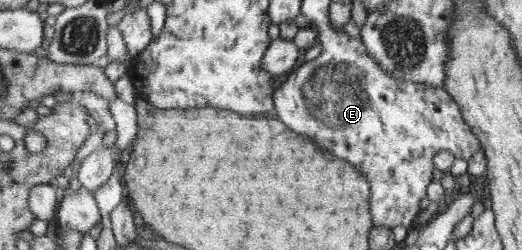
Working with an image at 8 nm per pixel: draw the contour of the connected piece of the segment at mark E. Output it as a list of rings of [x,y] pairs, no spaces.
[[[332,25],[319,31],[318,40],[323,52],[319,55],[319,58],[303,63],[288,74],[286,81],[274,92],[275,110],[279,112],[279,118],[285,120],[285,124],[289,124],[289,128],[293,128],[295,132],[301,132],[301,134],[307,134],[307,136],[315,138],[323,148],[333,150],[333,154],[337,154],[339,158],[345,158],[345,160],[353,162],[357,168],[361,168],[361,172],[368,177],[369,182],[372,184],[373,220],[375,220],[377,226],[386,226],[390,229],[395,228],[395,226],[411,226],[413,220],[417,219],[419,212],[422,210],[421,202],[428,198],[428,186],[434,181],[433,174],[435,174],[436,168],[434,159],[437,156],[437,152],[448,150],[456,157],[468,162],[482,148],[482,144],[479,138],[477,138],[477,134],[473,132],[473,128],[465,120],[464,113],[461,112],[461,106],[457,104],[457,101],[453,100],[453,96],[447,92],[445,87],[435,87],[425,83],[399,79],[397,75],[381,67],[381,63],[369,54],[367,46],[363,44],[363,40],[361,40],[359,35],[353,38],[353,36],[349,36],[343,30]]]

